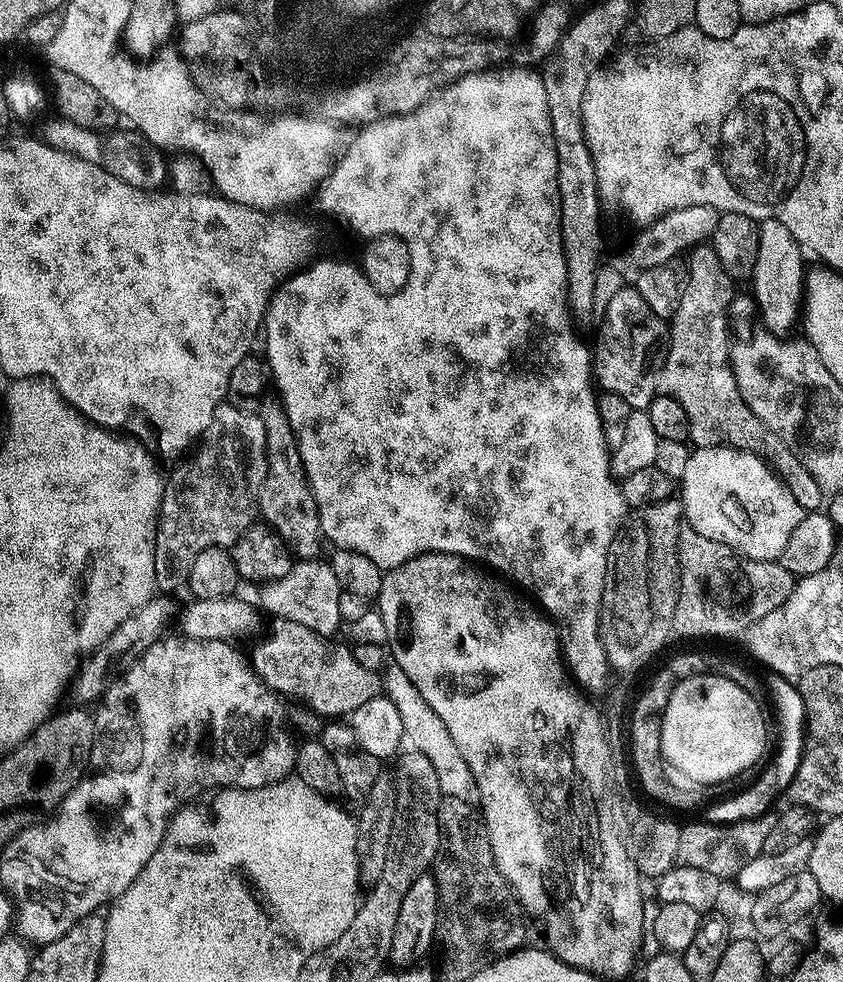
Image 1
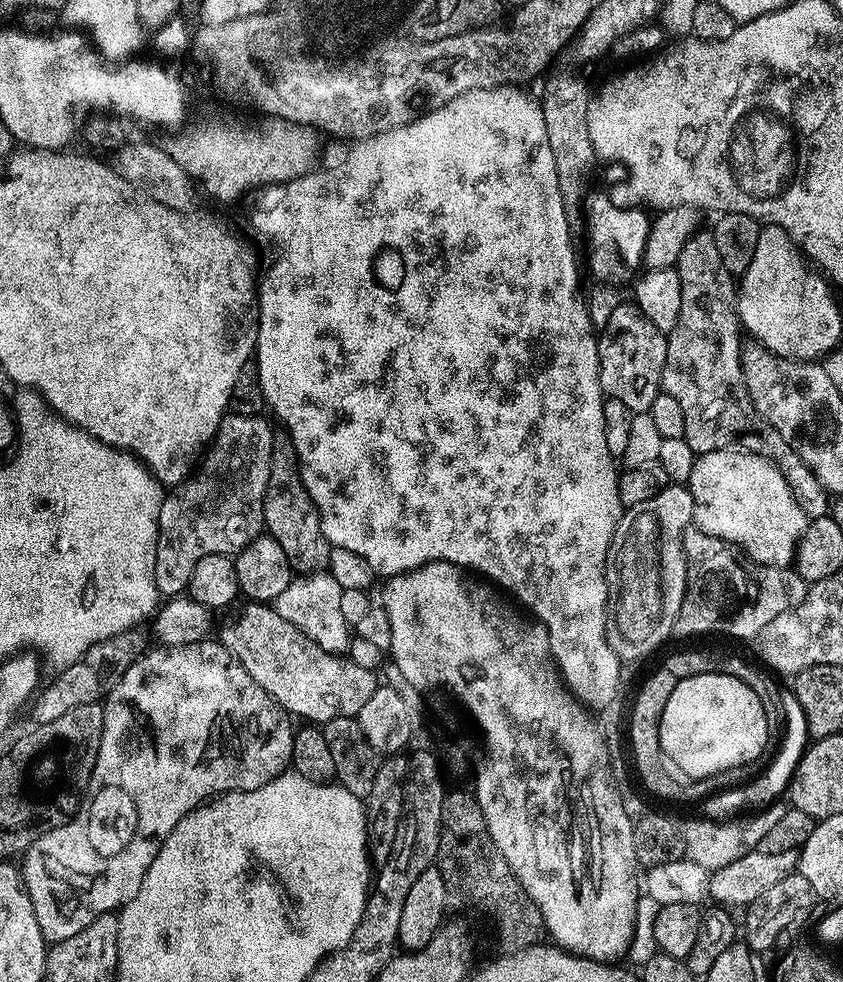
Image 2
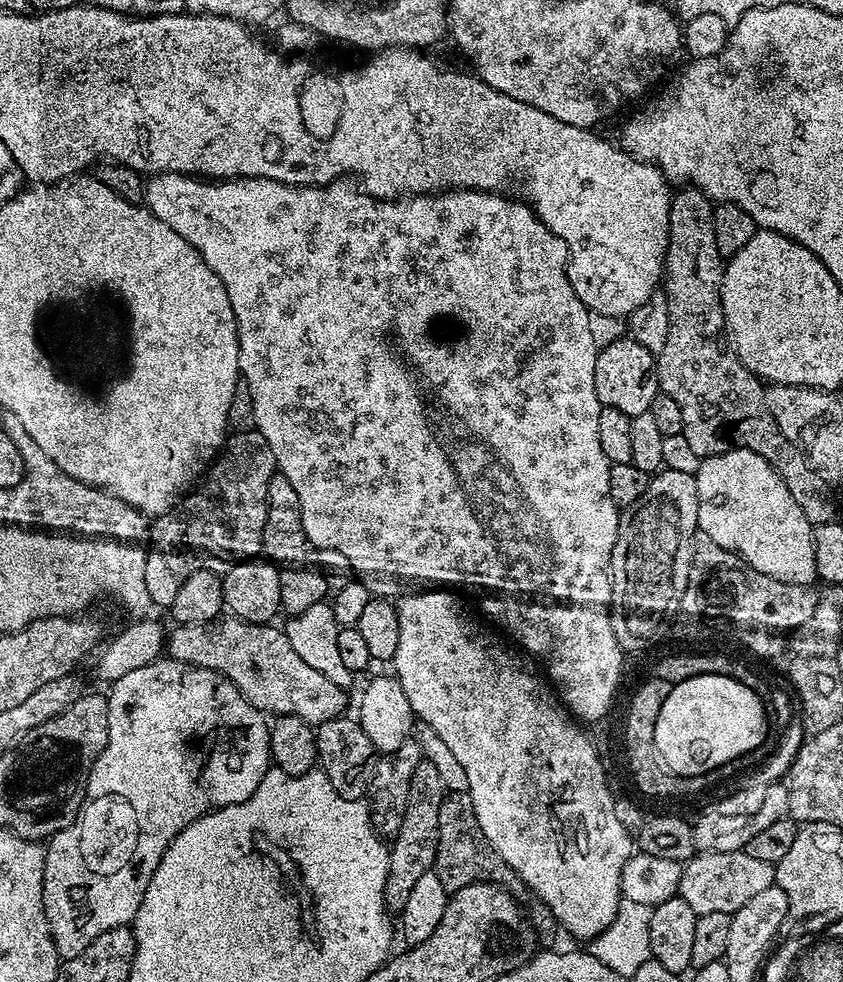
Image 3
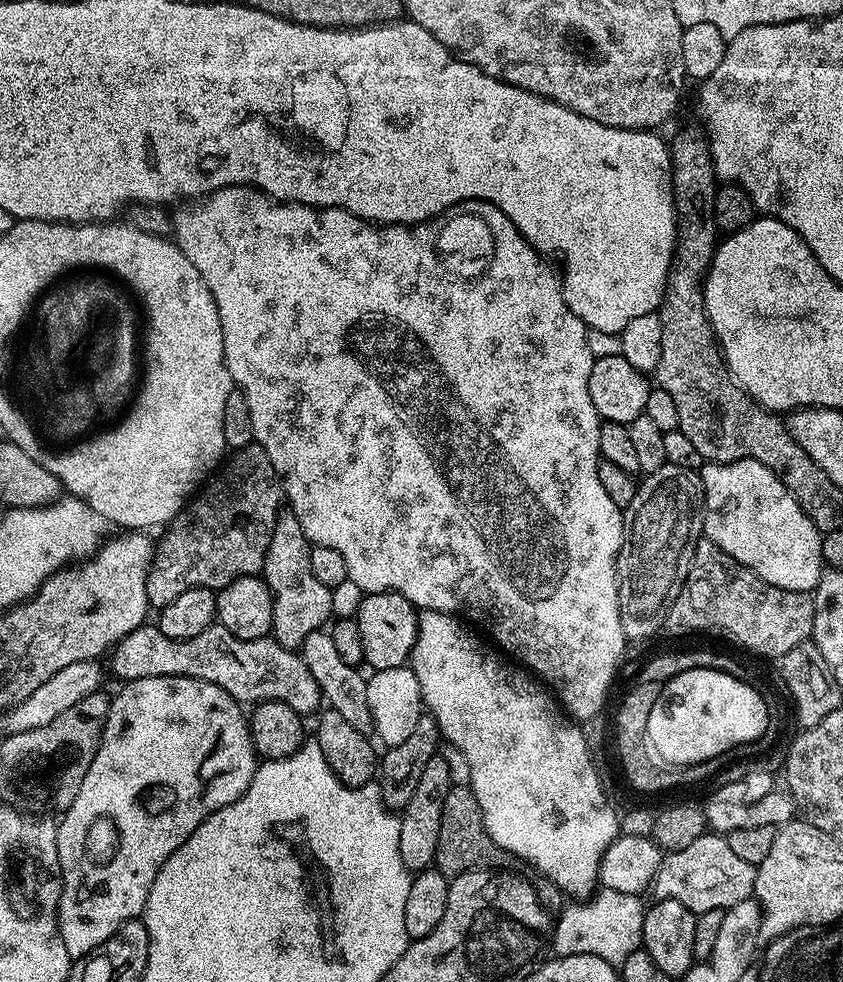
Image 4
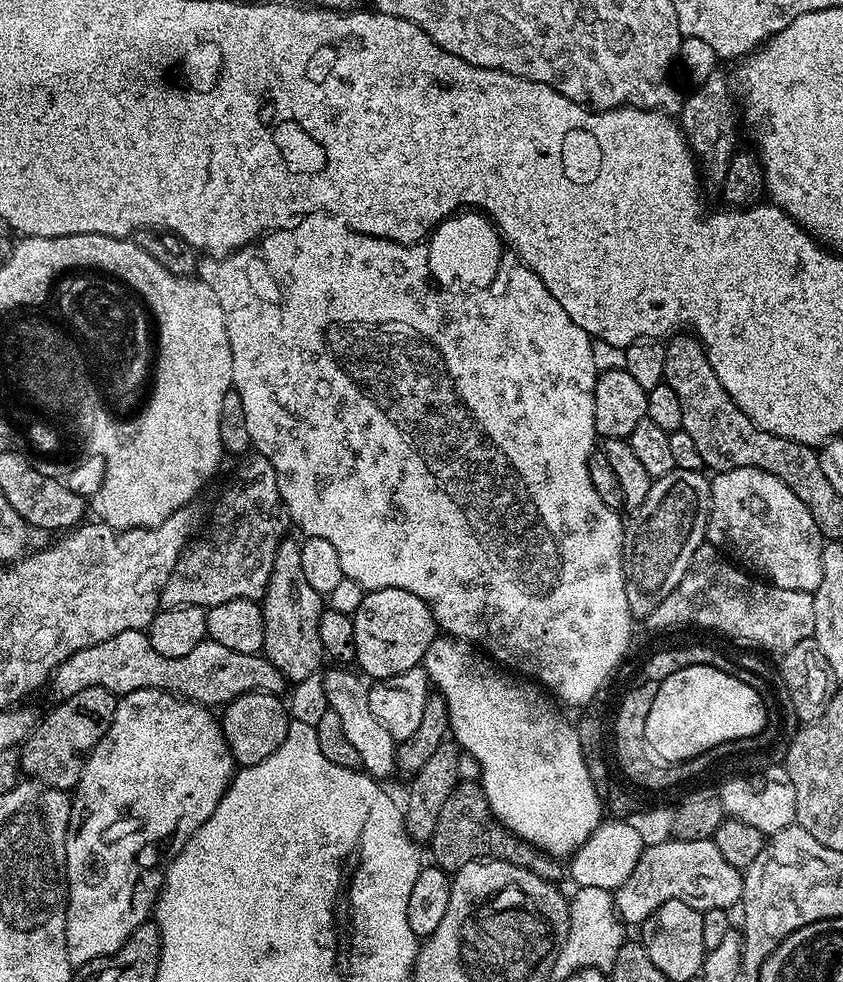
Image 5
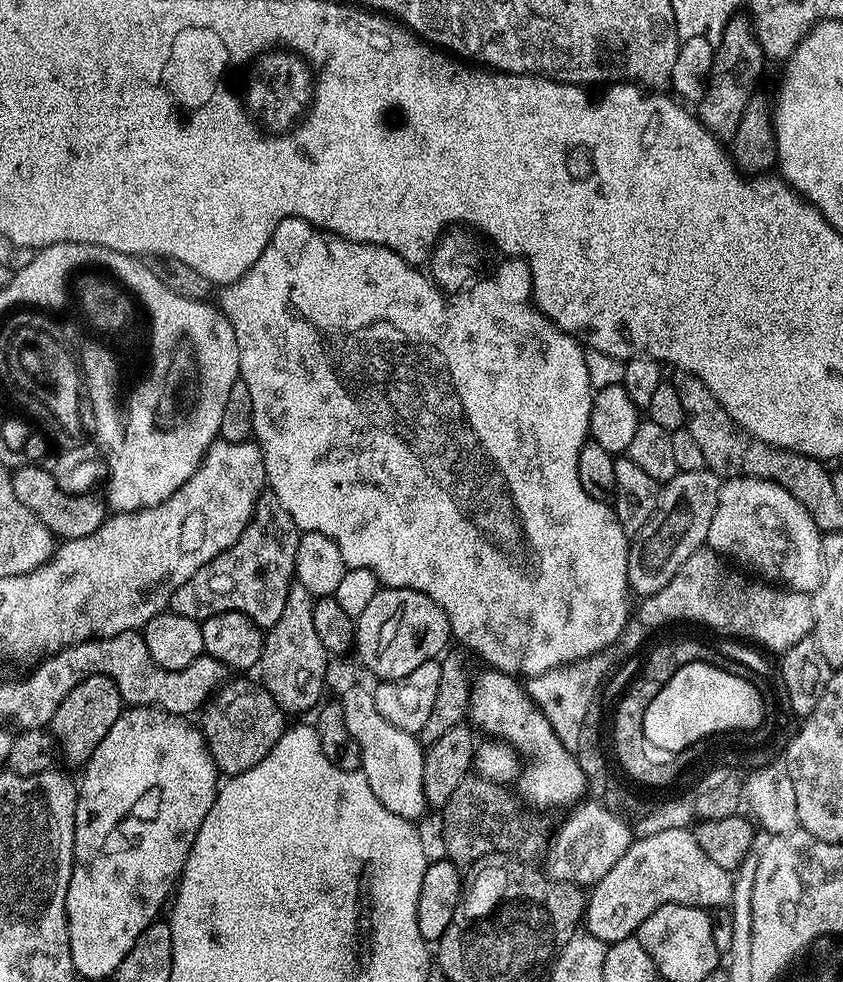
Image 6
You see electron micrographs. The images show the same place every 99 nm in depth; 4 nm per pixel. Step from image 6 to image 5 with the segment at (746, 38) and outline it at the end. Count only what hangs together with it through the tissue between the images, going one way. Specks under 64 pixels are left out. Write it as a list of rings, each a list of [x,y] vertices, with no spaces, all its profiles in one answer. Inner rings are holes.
[[[717,70],[710,78],[699,81],[692,93],[687,93],[684,106],[678,113],[678,123],[684,130],[684,136],[692,147],[692,155],[698,161],[703,179],[716,186],[723,185],[728,164],[737,151],[736,127],[741,127],[742,120],[738,115],[738,104],[732,101],[732,88],[728,80]]]

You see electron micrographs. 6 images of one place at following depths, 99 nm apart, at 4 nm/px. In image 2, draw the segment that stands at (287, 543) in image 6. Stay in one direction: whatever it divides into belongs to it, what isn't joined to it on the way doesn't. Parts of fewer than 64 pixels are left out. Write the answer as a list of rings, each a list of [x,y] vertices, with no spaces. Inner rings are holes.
[[[225,415],[218,426],[216,436],[208,445],[198,464],[198,471],[189,475],[183,484],[177,484],[160,502],[160,517],[156,520],[156,557],[152,578],[156,583],[157,593],[164,598],[176,598],[188,587],[188,579],[196,563],[204,556],[235,557],[251,540],[265,531],[264,495],[266,482],[270,482],[272,465],[272,432],[259,415]]]

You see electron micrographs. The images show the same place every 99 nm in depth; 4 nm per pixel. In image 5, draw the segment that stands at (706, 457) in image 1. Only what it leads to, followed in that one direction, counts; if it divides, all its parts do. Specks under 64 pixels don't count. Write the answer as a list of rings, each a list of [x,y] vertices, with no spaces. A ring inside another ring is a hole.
[[[735,468],[729,472],[717,472],[711,477],[710,483],[712,513],[708,516],[707,543],[723,550],[733,561],[759,574],[765,581],[777,584],[779,588],[816,592],[822,582],[822,554],[826,541],[798,494],[794,494],[790,486],[778,482],[774,474],[766,474],[757,468]]]

